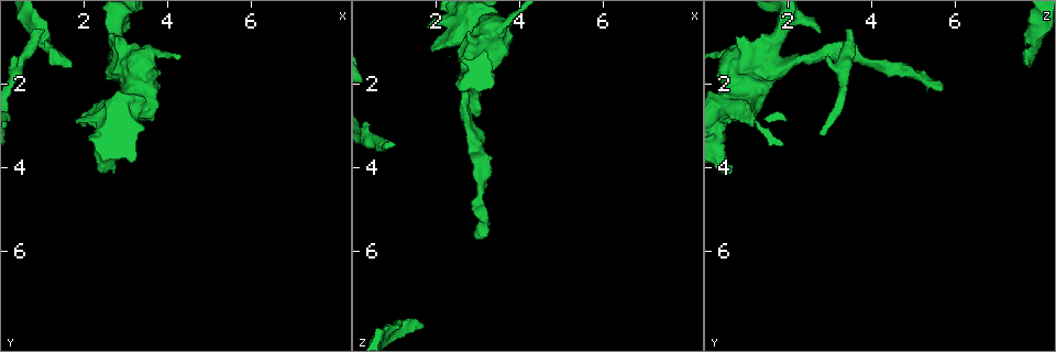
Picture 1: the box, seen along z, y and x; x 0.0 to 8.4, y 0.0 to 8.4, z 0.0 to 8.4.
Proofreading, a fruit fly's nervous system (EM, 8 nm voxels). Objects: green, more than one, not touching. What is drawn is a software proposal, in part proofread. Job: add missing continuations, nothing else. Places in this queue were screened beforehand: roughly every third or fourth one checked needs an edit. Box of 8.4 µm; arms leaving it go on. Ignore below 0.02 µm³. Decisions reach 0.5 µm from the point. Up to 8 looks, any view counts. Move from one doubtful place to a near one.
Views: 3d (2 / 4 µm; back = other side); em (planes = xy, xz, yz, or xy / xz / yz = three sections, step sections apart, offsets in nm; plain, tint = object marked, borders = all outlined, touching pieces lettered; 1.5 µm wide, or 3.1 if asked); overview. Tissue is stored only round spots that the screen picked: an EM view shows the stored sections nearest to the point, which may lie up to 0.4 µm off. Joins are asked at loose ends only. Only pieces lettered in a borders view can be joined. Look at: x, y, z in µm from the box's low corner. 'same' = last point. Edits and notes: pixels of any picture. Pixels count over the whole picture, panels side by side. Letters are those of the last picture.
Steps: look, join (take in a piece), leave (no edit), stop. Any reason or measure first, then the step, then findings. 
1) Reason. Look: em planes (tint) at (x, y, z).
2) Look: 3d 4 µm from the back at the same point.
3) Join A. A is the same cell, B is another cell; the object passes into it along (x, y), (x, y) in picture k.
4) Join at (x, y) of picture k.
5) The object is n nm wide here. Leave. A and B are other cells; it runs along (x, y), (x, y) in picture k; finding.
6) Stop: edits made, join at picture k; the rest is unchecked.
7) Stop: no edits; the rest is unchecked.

Branch stops here. Look: em xz step 8 (tint) at (2.75, 0.85, 0.75).

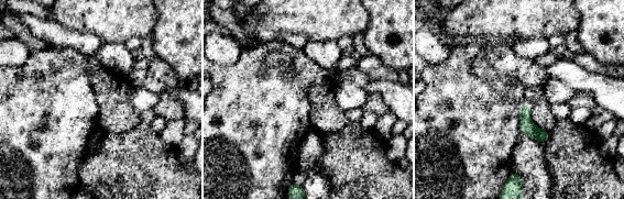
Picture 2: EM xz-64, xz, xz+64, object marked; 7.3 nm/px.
Cut it another way. Look: em xy step 4 (borders) at the same point.

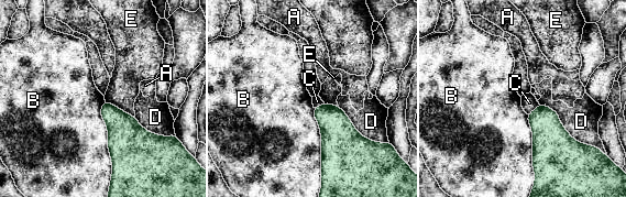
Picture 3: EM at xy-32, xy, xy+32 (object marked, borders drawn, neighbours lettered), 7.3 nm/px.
The longest contact is with B, 550 nm. Leave. A, B, C, D and E are other cells; a border runs along (105, 100), (101, 118), (112, 172) in picture 3; none of them fits.

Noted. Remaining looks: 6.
Branch stops here. Look: 3d 4 µm from the back at (2.70, 4.15, 0.65).

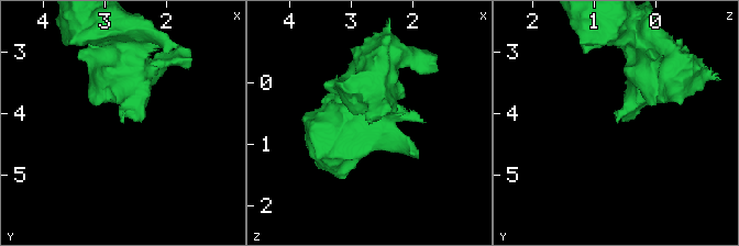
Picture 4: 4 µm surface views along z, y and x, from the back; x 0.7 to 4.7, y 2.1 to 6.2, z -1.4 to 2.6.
Now the EM. Look: em planes (borders) at (2.75, 4.20, 0.65).

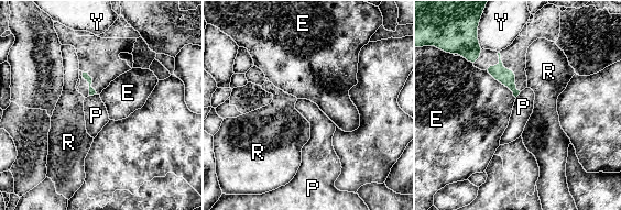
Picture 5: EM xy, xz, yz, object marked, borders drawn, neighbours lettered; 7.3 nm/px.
The longest contact is with E, 320 nm. Leave. E, P, R and Y are other cells; no lettered piece goes on from it.

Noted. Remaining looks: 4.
An open end. Look: 3d 2 µm at (1.00, 0.65, 3.45).

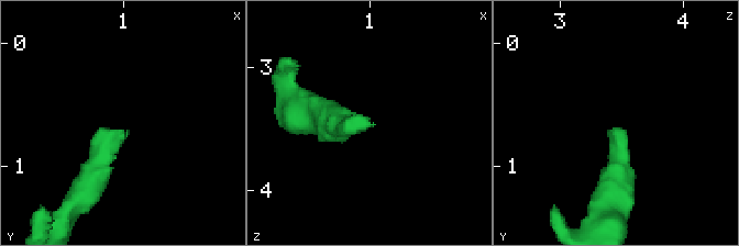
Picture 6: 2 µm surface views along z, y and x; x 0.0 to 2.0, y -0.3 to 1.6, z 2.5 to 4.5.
Look: em planes (tint) at (0.98, 0.68, 3.50).

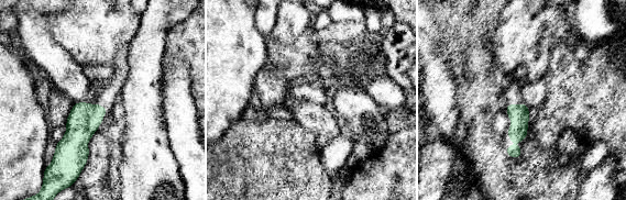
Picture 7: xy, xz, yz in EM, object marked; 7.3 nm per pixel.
See the neighbours. Look: em planes (borders) at the same point.

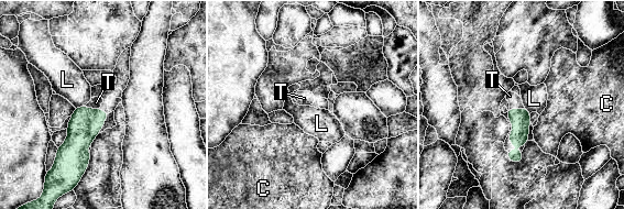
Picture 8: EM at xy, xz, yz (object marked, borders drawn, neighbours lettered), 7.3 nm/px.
Join T. T is the same cell, C and L are other cells; the neuron continues.

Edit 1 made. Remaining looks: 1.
Stop: edits made, join at picture 8; the rest is unchecked.

